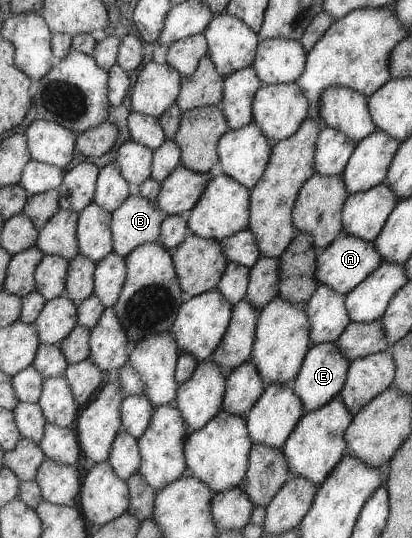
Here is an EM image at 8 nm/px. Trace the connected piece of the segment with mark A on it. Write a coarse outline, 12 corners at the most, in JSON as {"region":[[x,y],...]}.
{"region":[[343,233],[316,257],[316,279],[346,296],[382,265],[374,242]]}

